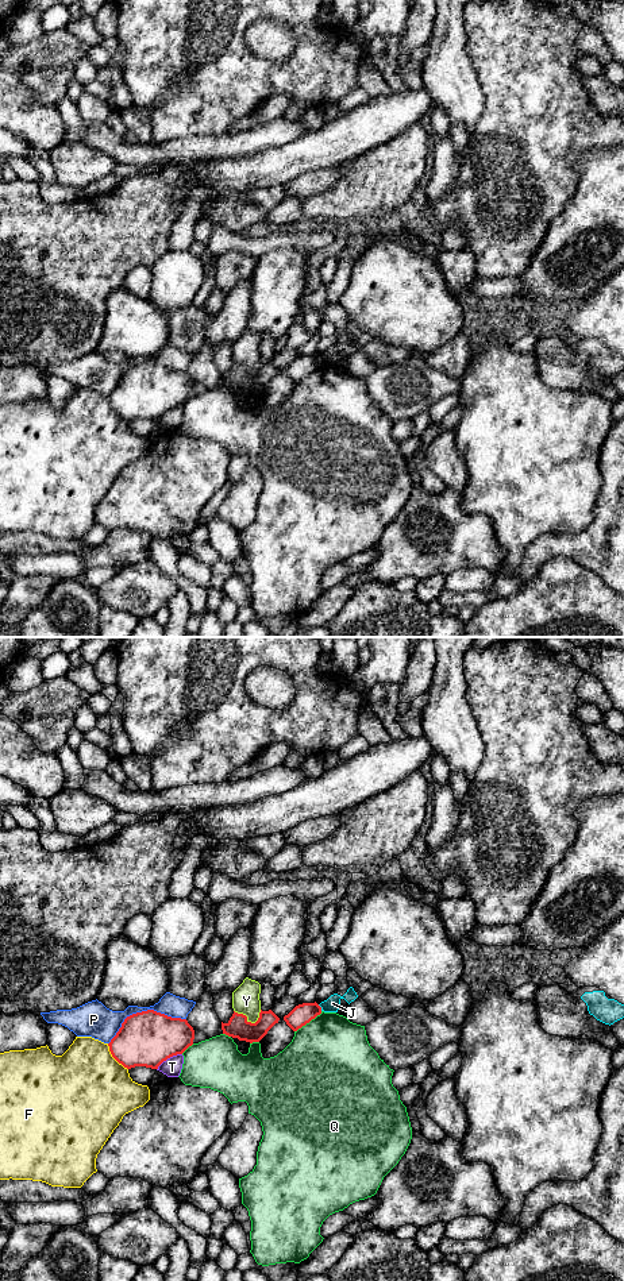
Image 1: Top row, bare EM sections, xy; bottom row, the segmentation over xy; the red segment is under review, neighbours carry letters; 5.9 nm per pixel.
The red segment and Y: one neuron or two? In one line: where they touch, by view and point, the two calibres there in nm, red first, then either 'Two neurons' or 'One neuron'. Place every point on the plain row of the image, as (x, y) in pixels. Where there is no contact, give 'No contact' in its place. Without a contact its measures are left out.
Touches red at xy (249, 374). Thickness 130 nm (red) against 160 nm. Two neurons

